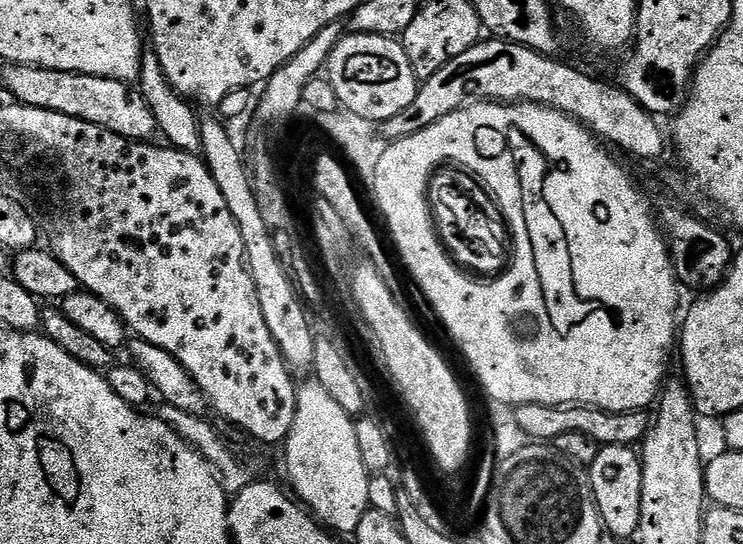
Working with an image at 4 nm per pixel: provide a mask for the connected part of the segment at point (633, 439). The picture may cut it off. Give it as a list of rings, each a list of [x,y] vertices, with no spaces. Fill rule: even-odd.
[[[522,404],[515,409],[514,419],[518,426],[527,434],[532,442],[558,442],[563,435],[580,434],[592,443],[603,447],[639,445],[648,435],[650,416],[647,411],[642,412],[602,412],[598,408],[583,406],[565,406],[551,408],[537,404]]]

